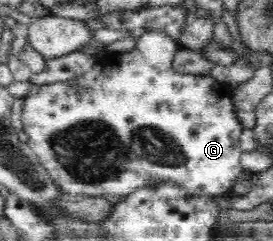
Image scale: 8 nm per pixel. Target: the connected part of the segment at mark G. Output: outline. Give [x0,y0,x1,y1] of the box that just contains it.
[22,31,244,197]

